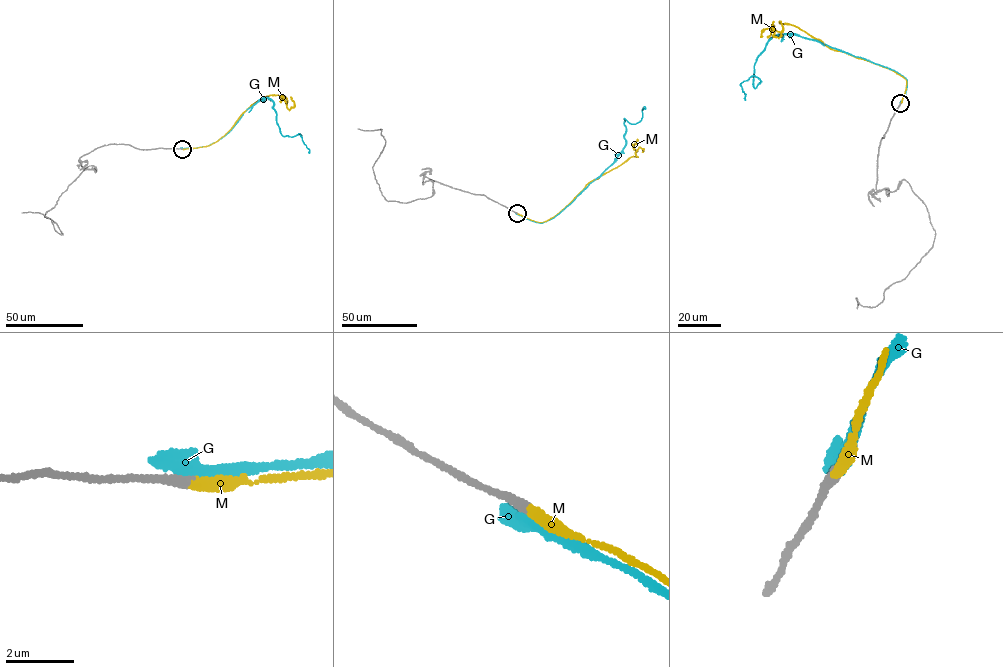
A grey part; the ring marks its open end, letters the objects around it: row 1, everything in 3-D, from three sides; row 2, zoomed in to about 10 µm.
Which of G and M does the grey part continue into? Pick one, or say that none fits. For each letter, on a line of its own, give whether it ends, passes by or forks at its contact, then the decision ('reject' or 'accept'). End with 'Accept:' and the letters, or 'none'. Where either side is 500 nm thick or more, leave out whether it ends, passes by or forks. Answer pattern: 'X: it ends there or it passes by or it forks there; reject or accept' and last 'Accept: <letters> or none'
G: reject
M: it ends there; accept
Accept: M

